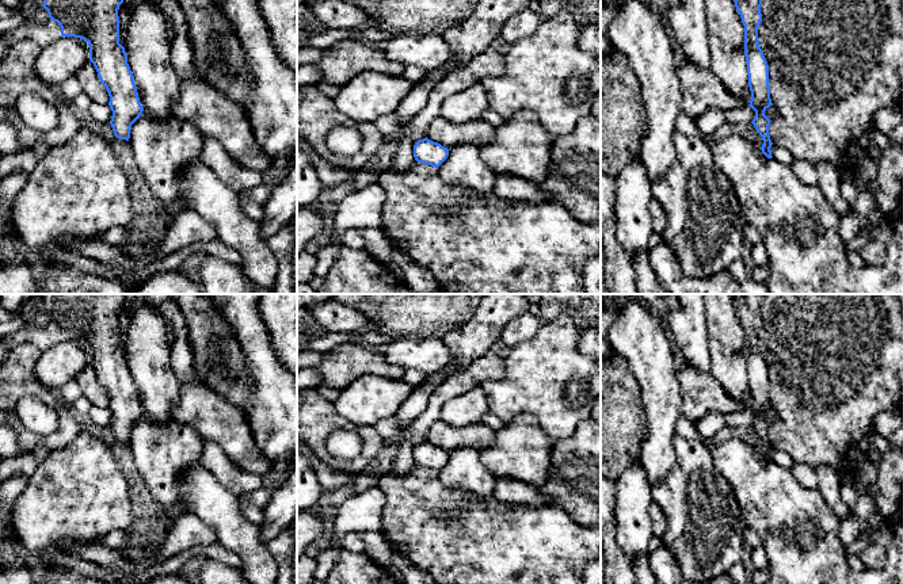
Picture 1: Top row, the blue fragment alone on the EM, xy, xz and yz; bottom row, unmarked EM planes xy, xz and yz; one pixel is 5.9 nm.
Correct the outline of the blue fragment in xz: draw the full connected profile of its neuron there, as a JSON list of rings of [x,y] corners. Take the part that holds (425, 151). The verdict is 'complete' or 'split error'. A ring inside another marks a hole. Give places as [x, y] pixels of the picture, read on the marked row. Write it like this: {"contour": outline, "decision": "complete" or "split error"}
{"contour": [[[427,137],[414,145],[414,157],[418,163],[439,167],[449,156],[449,149]]], "decision": "complete"}

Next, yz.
{"contour": [[[734,0],[744,26],[744,56],[747,61],[748,87],[751,91],[750,107],[755,111],[752,125],[763,140],[762,153],[771,159],[771,140],[769,135],[770,119],[765,111],[773,106],[769,87],[769,65],[758,42],[758,27],[762,20],[762,0]]], "decision": "complete"}

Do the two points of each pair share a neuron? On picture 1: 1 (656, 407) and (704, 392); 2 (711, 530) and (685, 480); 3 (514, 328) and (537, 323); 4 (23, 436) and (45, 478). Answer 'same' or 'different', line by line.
1: different
2: same
3: same
4: different

